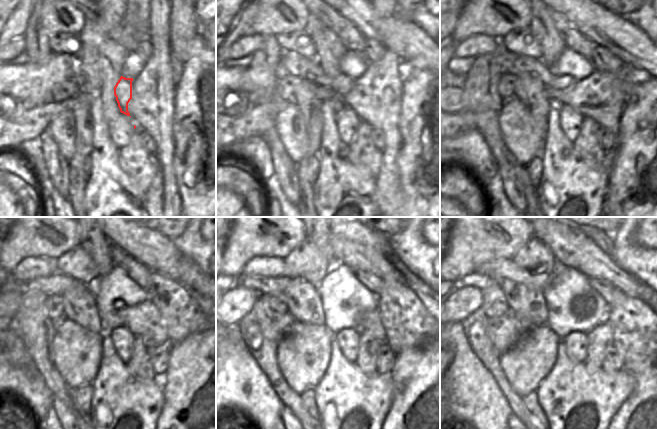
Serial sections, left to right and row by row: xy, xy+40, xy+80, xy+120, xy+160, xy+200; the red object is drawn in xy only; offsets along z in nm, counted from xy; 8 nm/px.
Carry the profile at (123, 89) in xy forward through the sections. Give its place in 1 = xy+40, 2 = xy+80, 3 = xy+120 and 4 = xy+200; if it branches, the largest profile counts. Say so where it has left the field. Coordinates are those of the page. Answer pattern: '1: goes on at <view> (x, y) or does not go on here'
1: goes on at xy+40 (296, 65)
2: goes on at xy+80 (510, 62)
3: goes on at xy+120 (57, 284)
4: goes on at xy+200 (481, 281)

